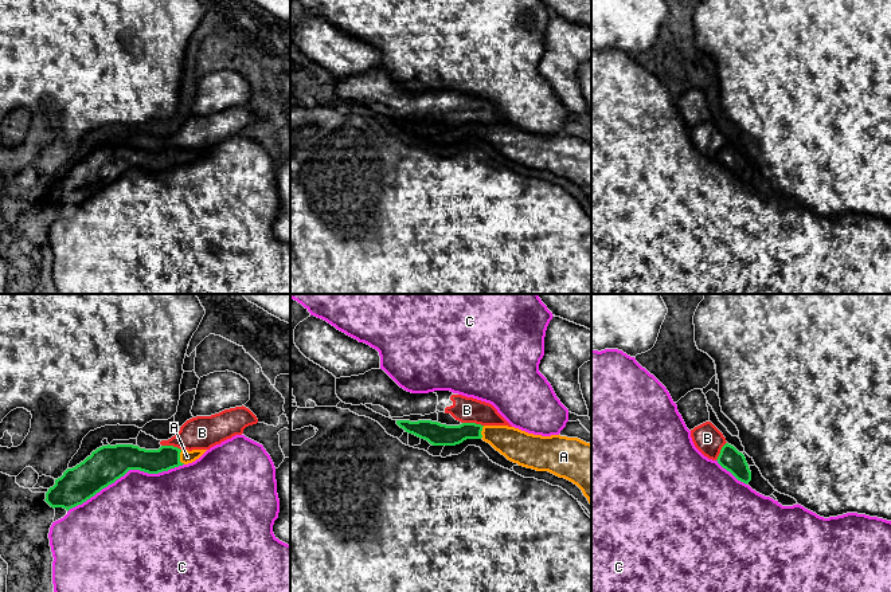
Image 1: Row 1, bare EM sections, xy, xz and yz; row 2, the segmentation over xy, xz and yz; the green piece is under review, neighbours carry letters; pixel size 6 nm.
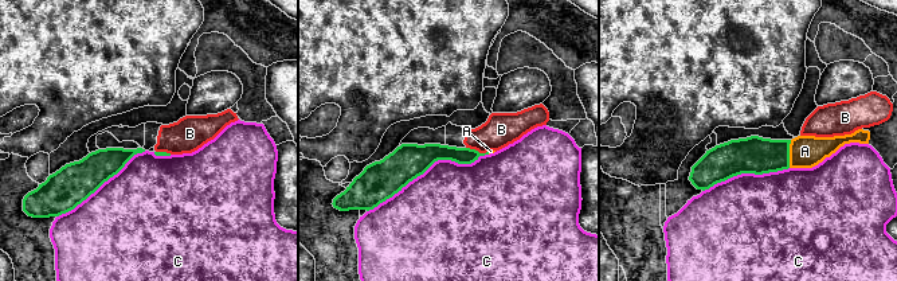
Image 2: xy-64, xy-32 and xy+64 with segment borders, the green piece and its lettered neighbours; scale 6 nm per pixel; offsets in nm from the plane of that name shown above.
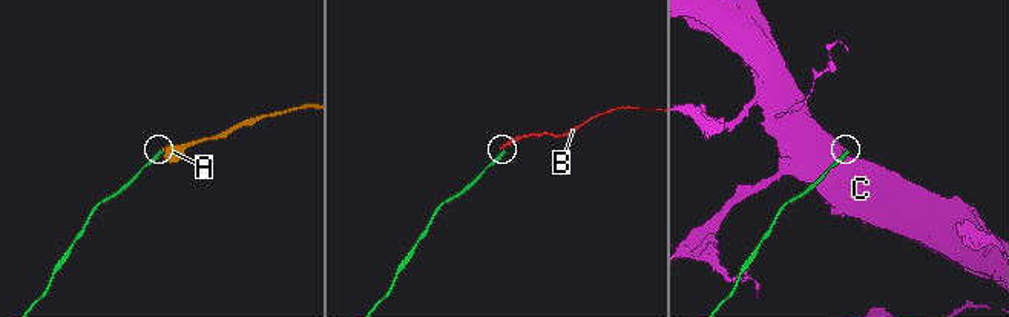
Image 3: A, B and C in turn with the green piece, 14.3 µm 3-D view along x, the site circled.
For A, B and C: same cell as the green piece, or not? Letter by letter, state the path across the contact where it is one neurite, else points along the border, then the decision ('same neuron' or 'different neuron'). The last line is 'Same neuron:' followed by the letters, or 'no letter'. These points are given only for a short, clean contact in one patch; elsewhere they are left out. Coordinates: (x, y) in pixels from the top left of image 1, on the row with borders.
A: same neuron
B: border xz (462, 422), (475, 422), (483, 426); different neuron
C: different neuron
Same neuron: A

